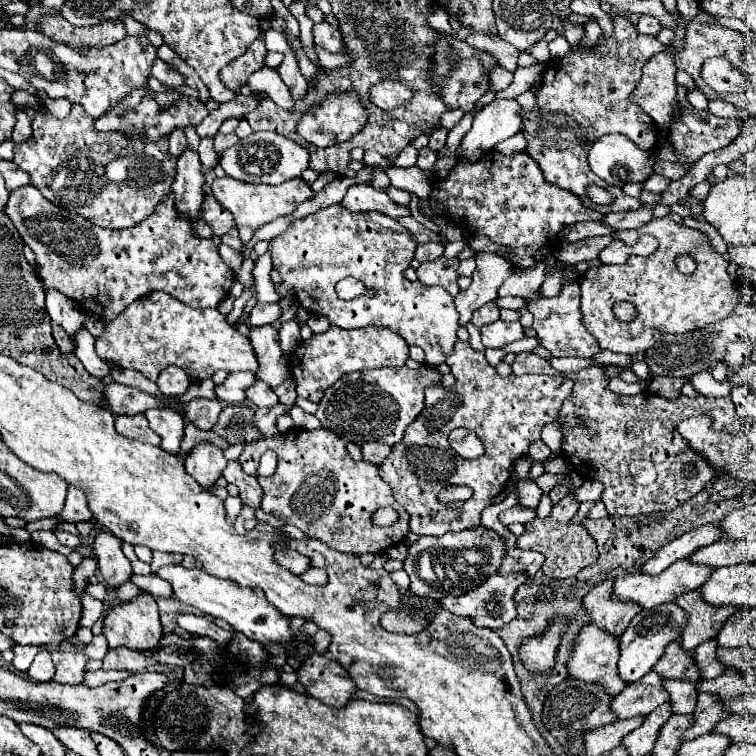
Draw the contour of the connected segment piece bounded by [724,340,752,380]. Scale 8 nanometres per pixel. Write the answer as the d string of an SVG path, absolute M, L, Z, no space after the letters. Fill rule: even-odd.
M738 340L738 342L732 342L726 346L726 356L724 356L724 362L728 364L730 372L728 372L728 380L730 376L744 364L748 362L752 356L752 344L748 340Z

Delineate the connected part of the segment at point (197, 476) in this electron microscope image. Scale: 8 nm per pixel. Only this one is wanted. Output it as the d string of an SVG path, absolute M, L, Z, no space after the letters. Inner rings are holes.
M198 444L186 458L184 468L202 490L212 490L218 478L222 478L226 460L222 456L222 450L214 444Z

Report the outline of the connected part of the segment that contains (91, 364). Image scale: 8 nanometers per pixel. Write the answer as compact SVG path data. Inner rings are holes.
M84 328L84 332L76 338L76 342L78 342L78 352L76 352L76 356L78 356L78 360L84 364L84 368L94 376L94 378L106 378L108 374L110 374L110 368L108 368L108 364L106 362L102 362L100 358L98 358L98 354L94 352L94 336Z

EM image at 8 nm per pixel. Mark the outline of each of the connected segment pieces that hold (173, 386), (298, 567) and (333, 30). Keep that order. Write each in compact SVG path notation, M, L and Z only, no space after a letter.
M168 366L162 374L160 380L156 382L160 392L166 396L182 396L186 394L188 386L190 386L190 378L176 366Z
M274 542L272 548L274 548L274 560L276 560L282 568L290 570L292 574L302 576L302 574L310 568L310 558L308 558L308 556L302 556L300 552L296 552L296 550L284 546L282 542Z
M320 22L312 26L312 34L314 34L314 44L330 50L330 52L342 52L342 36L338 32L336 26L328 24L328 22Z

